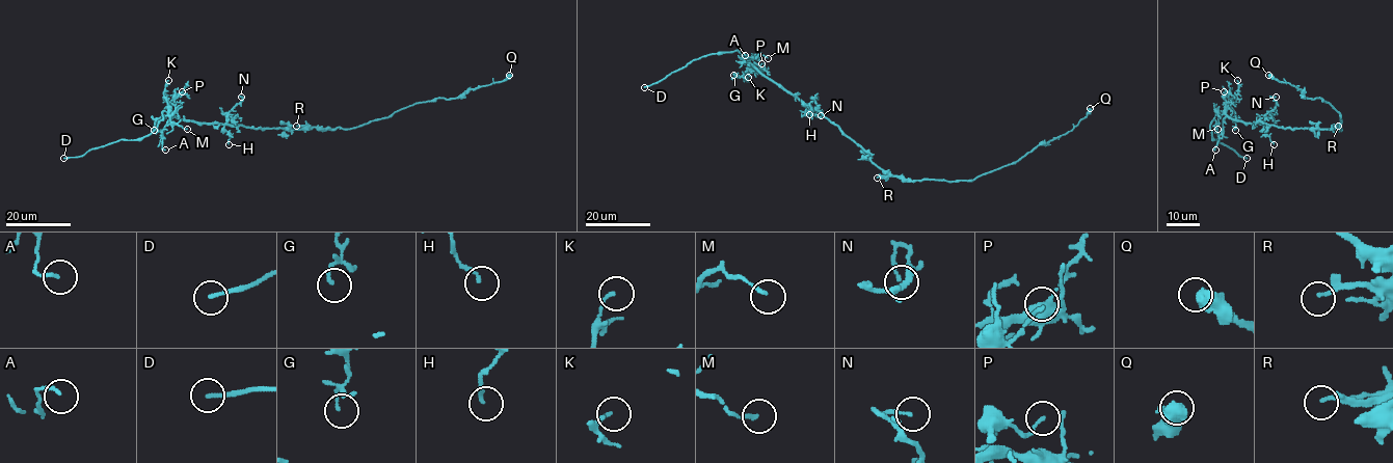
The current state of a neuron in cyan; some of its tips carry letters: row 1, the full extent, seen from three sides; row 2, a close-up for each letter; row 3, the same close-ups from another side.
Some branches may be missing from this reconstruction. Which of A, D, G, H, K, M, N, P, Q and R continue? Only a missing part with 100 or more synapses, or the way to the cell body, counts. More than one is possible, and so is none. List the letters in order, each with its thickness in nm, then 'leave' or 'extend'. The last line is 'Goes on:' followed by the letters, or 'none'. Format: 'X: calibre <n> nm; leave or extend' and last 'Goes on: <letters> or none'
A: calibre 120 nm; leave
D: calibre 160 nm; extend
G: calibre 80 nm; leave
H: calibre 160 nm; leave
K: calibre 110 nm; leave
M: calibre 140 nm; leave
N: calibre 120 nm; leave
P: calibre 120 nm; leave
Q: calibre 600 nm; leave
R: calibre 100 nm; leave
Goes on: D

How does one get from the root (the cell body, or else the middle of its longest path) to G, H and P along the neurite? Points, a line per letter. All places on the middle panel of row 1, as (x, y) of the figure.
G: (860, 146), (820, 111), (786, 92), (753, 65), (741, 77), (733, 75)
H: (860, 146), (820, 111), (804, 104), (810, 107), (809, 114)
P: (860, 146), (820, 111), (751, 65), (761, 63)

